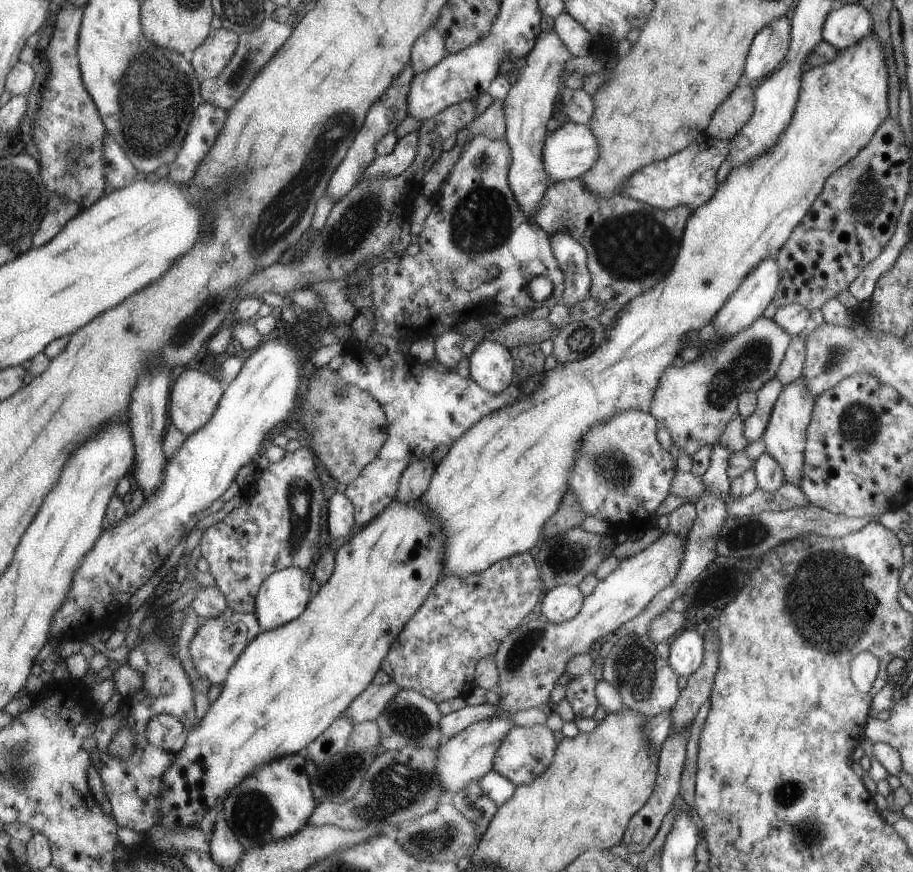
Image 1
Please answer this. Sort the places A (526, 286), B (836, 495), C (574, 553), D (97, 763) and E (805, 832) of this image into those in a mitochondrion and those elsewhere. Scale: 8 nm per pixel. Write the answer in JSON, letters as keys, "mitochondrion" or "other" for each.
{"A":"other","B":"other","C":"mitochondrion","D":"other","E":"mitochondrion"}

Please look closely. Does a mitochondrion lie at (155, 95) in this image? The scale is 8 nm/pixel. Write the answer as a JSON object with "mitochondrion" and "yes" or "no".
{"mitochondrion":"yes"}

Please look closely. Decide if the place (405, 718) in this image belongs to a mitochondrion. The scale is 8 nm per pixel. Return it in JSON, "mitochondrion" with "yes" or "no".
{"mitochondrion":"yes"}

